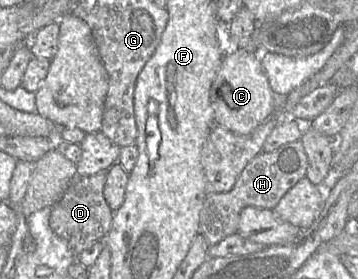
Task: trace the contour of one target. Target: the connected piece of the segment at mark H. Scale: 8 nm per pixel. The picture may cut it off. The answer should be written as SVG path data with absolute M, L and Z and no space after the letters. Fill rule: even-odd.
M300 140L287 143L272 152L261 152L247 164L229 192L207 195L200 213L200 234L205 237L209 247L219 243L227 236L236 234L239 227L240 213L244 208L252 206L274 210L289 189L306 177L306 172L307 155Z

